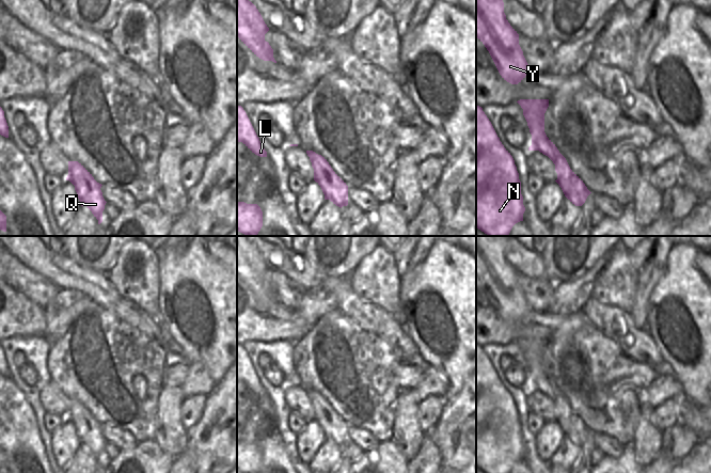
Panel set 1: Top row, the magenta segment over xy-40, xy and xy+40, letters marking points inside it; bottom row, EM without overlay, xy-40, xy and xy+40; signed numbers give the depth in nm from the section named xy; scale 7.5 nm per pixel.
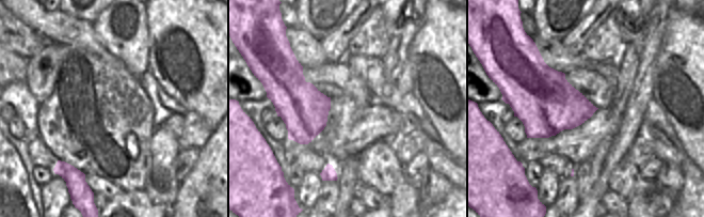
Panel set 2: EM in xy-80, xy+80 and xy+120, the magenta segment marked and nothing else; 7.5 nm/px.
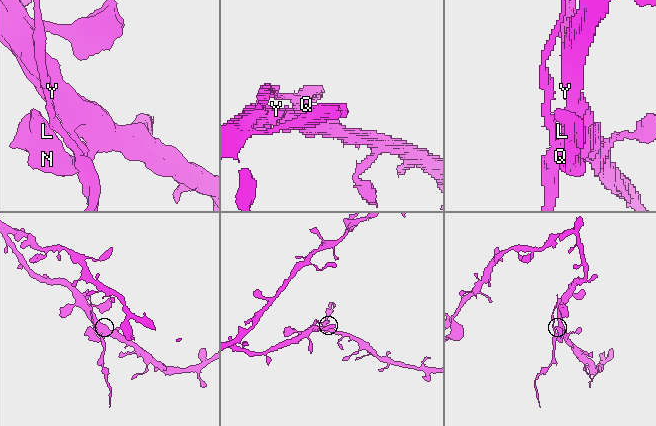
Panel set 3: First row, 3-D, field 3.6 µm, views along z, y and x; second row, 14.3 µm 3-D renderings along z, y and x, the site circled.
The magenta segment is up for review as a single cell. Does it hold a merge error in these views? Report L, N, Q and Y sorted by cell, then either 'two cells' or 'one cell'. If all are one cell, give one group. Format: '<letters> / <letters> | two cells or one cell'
L N Y / Q | two cells

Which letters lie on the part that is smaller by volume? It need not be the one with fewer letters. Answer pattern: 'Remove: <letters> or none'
Remove: Q

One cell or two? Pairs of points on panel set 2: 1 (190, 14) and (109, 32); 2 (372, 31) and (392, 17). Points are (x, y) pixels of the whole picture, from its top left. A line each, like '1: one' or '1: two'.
1: two
2: two

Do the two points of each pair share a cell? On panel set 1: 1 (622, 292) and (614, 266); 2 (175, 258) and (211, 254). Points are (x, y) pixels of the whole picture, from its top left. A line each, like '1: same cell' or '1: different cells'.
1: same cell
2: same cell

